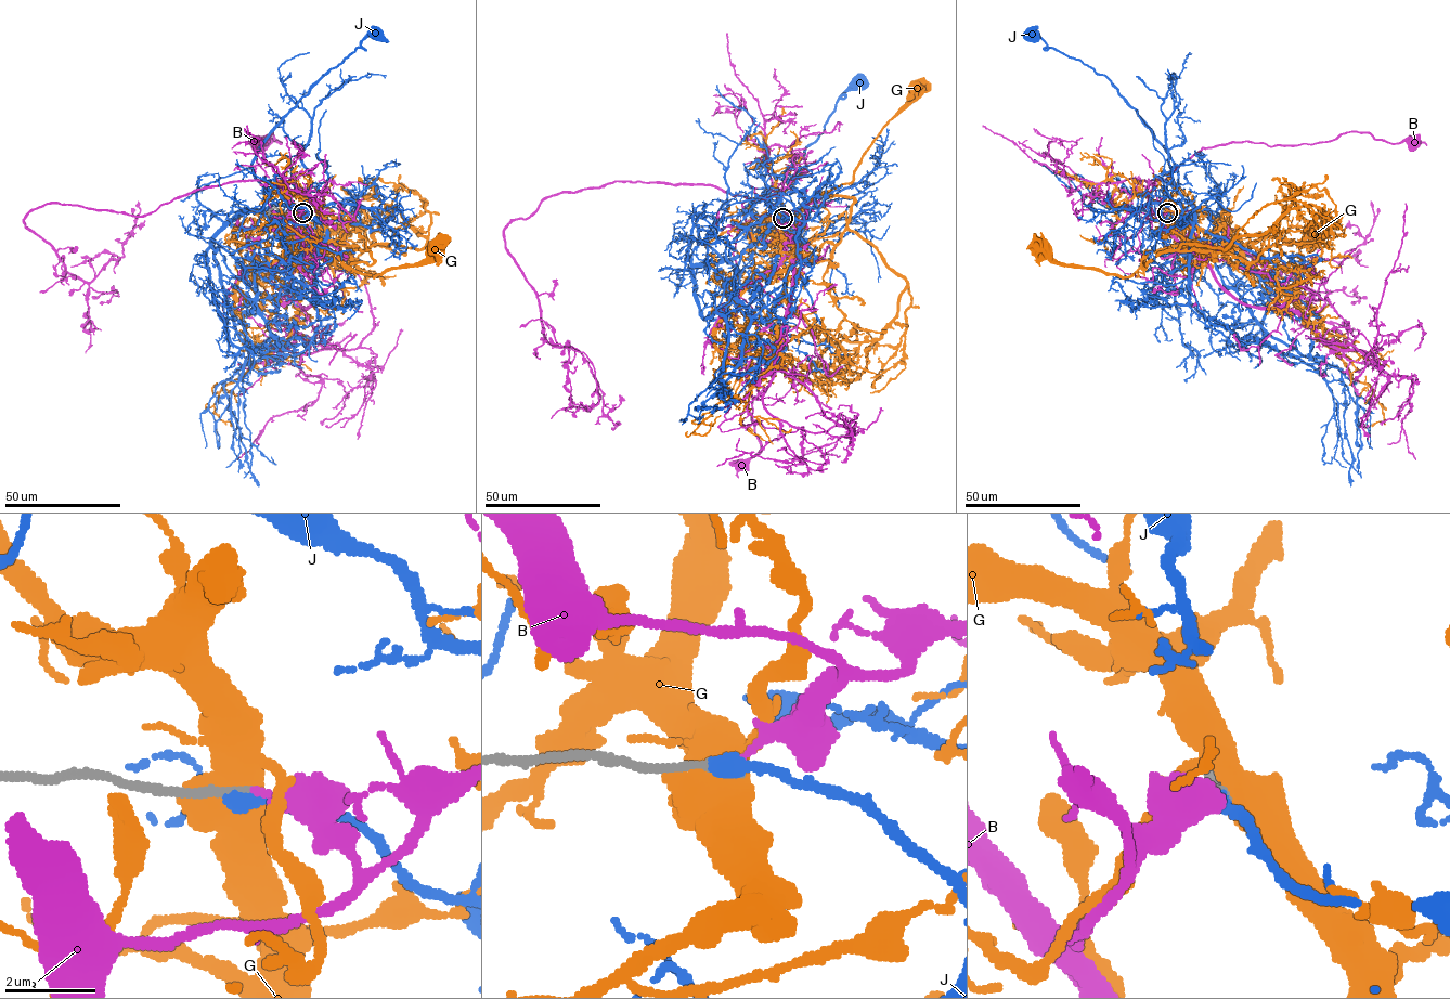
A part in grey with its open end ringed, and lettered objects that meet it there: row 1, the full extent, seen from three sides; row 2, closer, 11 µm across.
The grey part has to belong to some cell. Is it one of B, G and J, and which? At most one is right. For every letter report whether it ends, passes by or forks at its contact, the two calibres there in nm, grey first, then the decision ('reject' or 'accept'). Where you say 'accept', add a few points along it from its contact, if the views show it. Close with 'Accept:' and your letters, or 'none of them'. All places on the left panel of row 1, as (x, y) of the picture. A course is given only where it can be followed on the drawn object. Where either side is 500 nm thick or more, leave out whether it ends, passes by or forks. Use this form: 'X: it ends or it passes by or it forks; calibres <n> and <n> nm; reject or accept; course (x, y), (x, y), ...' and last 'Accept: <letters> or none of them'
B: it ends; calibres 240 and 160 nm; reject
G: calibres 300 and 650 nm; reject
J: it ends; calibres 280 and 400 nm; accept; course (302, 212), (277, 205), (256, 179), (251, 163), (256, 150), (323, 75), (367, 37), (378, 35)
Accept: J

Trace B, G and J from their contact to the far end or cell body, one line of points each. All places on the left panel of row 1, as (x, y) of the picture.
B: (303, 211), (296, 219), (284, 192), (262, 180), (254, 141), (266, 144), (272, 132), (281, 143), (262, 144)
G: (301, 211), (305, 226), (318, 248), (334, 251), (347, 266), (373, 276), (419, 263), (434, 248), (435, 243)
J: (302, 212), (277, 205), (256, 179), (251, 163), (256, 150), (323, 75), (367, 37), (378, 35)

